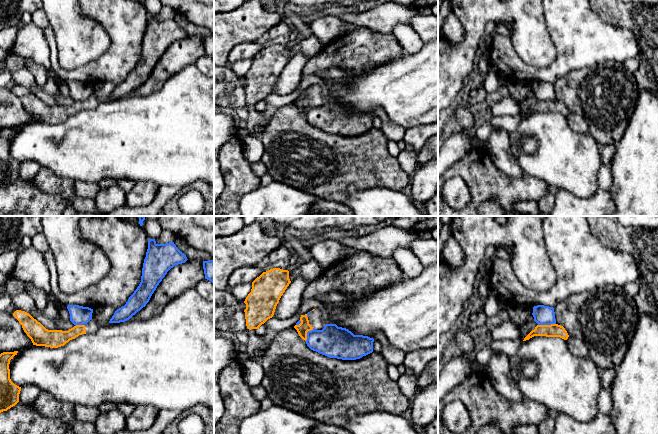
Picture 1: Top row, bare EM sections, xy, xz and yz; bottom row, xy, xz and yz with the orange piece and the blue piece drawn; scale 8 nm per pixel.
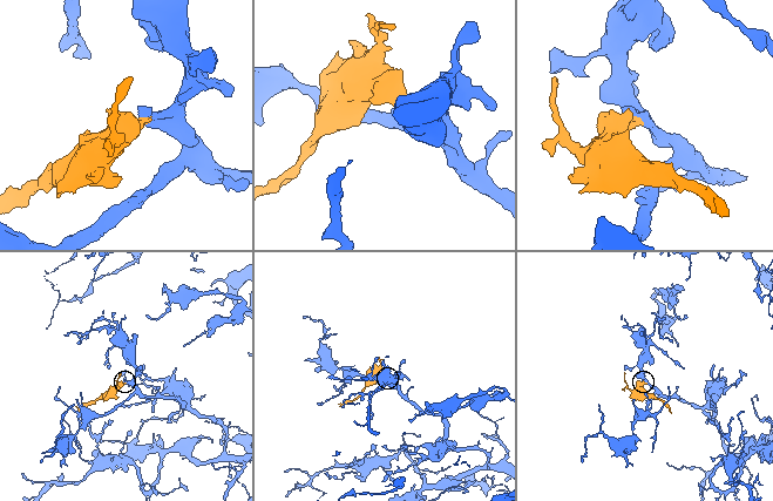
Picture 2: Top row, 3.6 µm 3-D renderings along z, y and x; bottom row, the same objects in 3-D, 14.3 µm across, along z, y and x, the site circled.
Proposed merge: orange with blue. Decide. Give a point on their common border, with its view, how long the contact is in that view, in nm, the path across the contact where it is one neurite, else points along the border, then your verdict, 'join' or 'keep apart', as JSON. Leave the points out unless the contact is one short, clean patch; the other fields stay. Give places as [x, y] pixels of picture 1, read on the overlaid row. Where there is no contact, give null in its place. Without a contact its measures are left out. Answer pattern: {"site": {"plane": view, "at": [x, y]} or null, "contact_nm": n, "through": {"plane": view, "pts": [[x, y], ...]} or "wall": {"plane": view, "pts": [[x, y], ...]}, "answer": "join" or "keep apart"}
{"site": {"plane": "yz", "at": [546, 325]}, "contact_nm": 140, "wall": {"plane": "yz", "pts": [[555, 323], [538, 325]]}, "answer": "keep apart"}

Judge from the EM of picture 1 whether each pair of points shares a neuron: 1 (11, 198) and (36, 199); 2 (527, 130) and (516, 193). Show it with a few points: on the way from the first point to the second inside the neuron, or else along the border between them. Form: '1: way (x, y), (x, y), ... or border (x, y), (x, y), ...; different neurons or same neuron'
1: way (17, 198), (30, 199); same neuron
2: border (525, 174), (547, 183); different neurons

